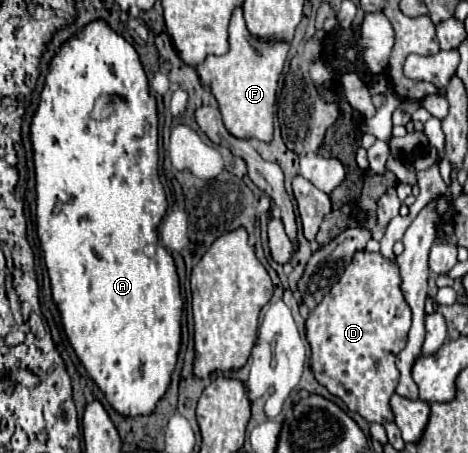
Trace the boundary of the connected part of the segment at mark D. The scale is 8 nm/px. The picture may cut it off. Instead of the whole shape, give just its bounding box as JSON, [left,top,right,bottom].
[306,252,410,424]

